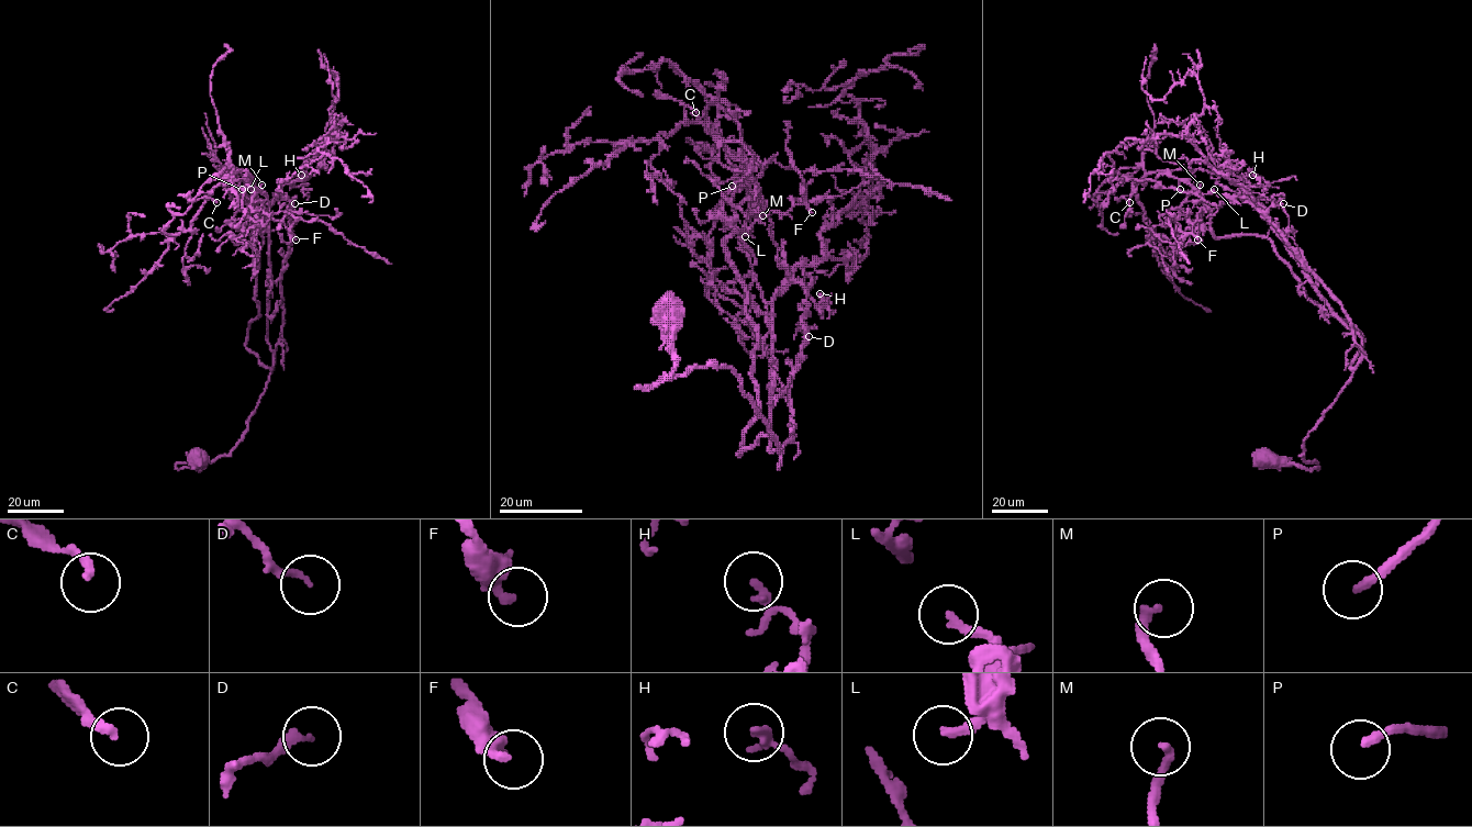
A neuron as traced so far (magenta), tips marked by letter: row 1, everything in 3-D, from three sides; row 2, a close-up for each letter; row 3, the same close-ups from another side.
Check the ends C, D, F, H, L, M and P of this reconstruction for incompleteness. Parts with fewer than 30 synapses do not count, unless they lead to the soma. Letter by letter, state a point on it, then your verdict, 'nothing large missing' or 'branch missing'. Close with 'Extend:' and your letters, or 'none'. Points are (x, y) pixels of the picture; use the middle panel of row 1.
C: (695, 112) | nothing large missing
D: (809, 336) | nothing large missing
F: (812, 212) | nothing large missing
H: (820, 293) | nothing large missing
L: (745, 236) | nothing large missing
M: (762, 215) | nothing large missing
P: (732, 186) | branch missing
Extend: P

